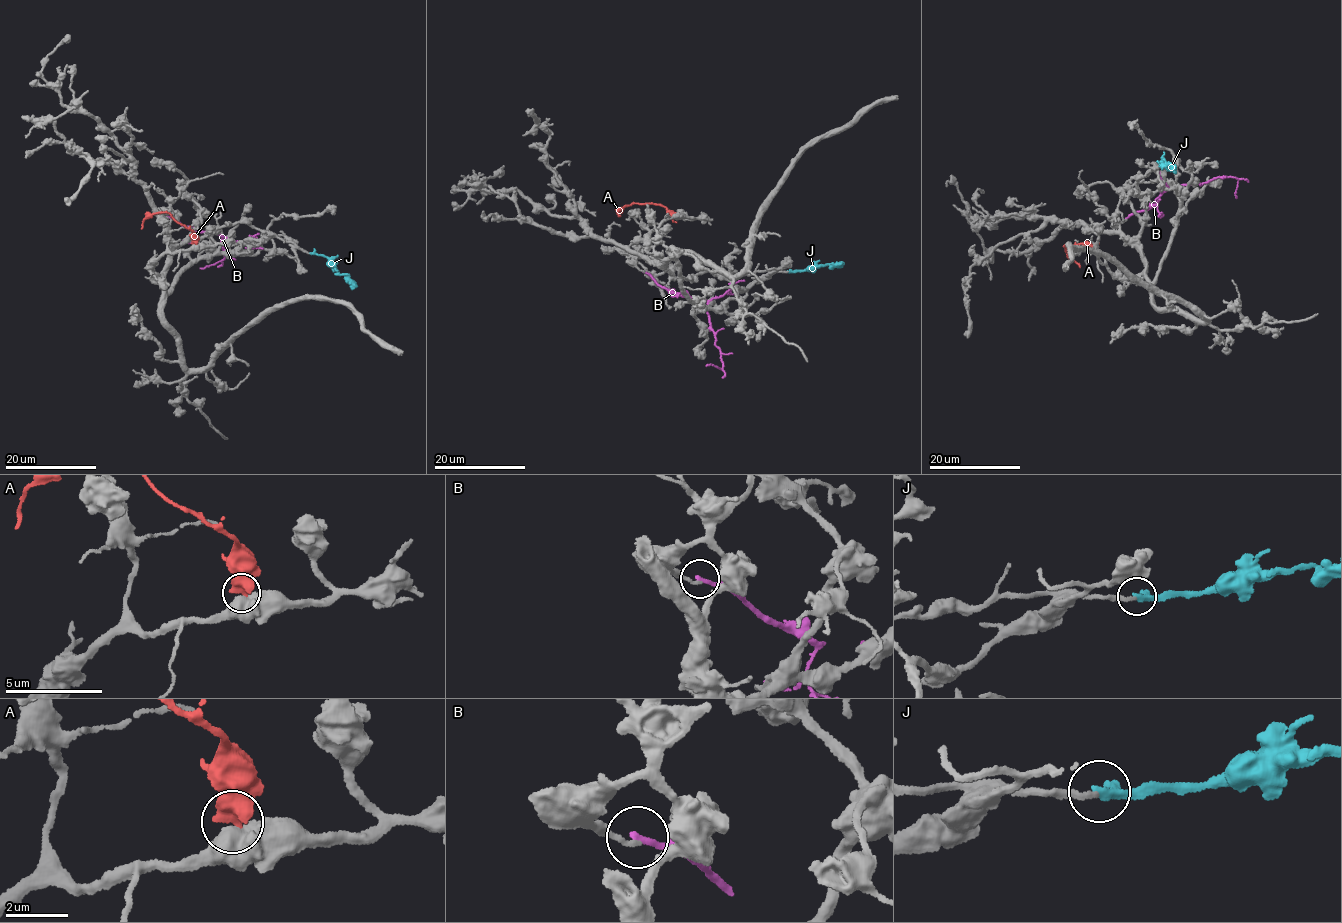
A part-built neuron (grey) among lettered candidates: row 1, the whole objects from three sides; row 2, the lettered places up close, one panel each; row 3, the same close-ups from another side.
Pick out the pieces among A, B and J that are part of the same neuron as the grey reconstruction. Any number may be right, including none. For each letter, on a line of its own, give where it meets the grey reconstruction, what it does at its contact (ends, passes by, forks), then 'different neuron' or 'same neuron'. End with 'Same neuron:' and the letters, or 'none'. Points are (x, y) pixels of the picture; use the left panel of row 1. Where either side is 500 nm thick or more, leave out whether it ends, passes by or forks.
A: contact (194, 243); different neuron
B: contact (168, 216); it ends; different neuron
J: contact (311, 253); it passes by; same neuron
Same neuron: J

